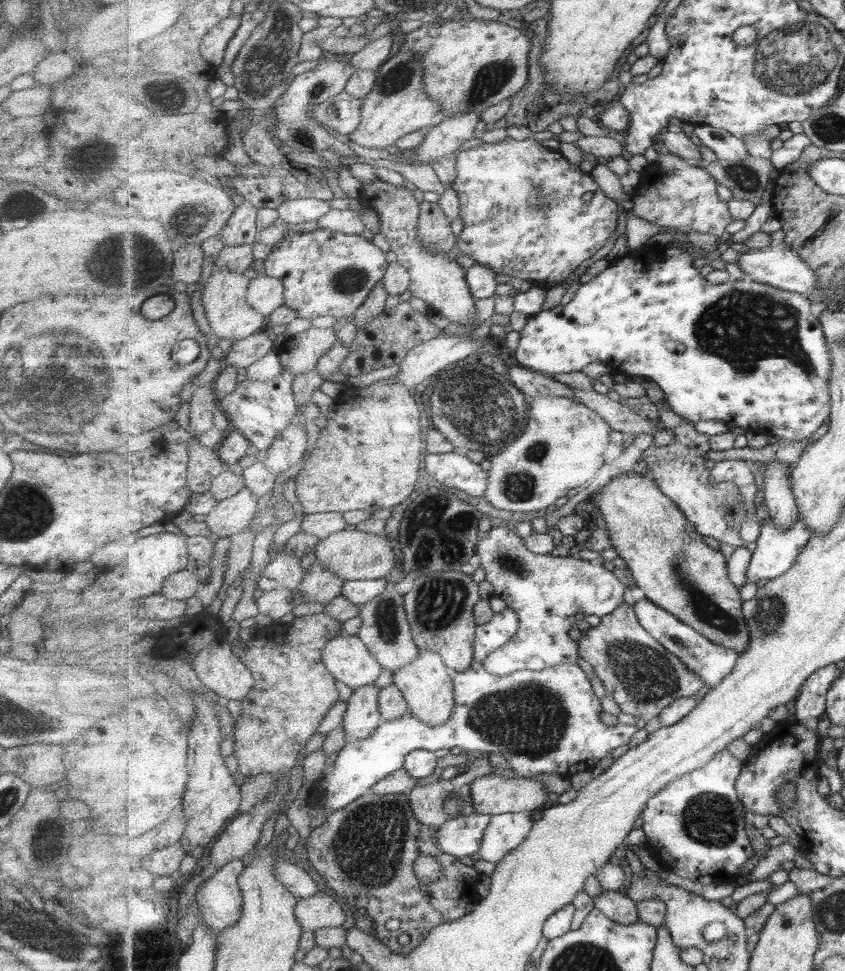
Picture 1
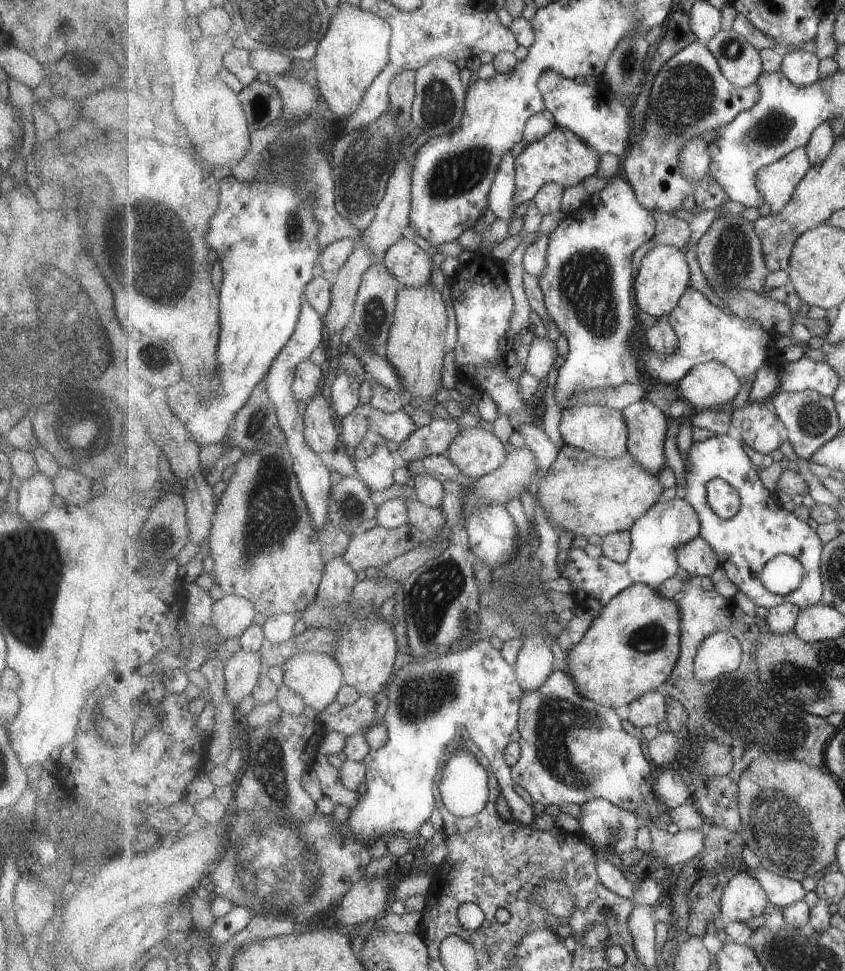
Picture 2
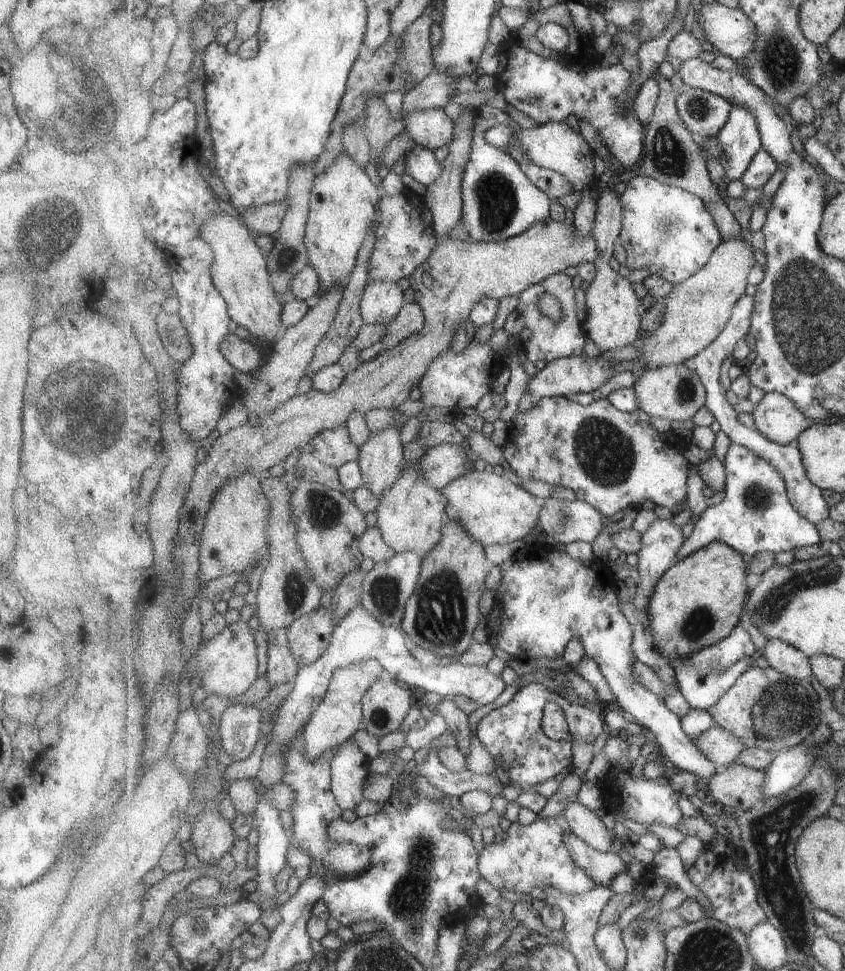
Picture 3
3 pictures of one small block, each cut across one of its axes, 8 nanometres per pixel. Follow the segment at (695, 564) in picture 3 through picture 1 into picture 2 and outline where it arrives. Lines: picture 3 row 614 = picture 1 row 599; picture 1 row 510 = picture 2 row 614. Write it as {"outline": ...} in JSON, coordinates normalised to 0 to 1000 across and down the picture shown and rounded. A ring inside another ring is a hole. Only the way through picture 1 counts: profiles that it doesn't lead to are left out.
{"outline":[[[761,601],[735,610],[701,639],[685,662],[671,673],[671,694],[695,721],[735,729],[787,705],[805,682],[806,628],[801,618],[785,616]]]}

